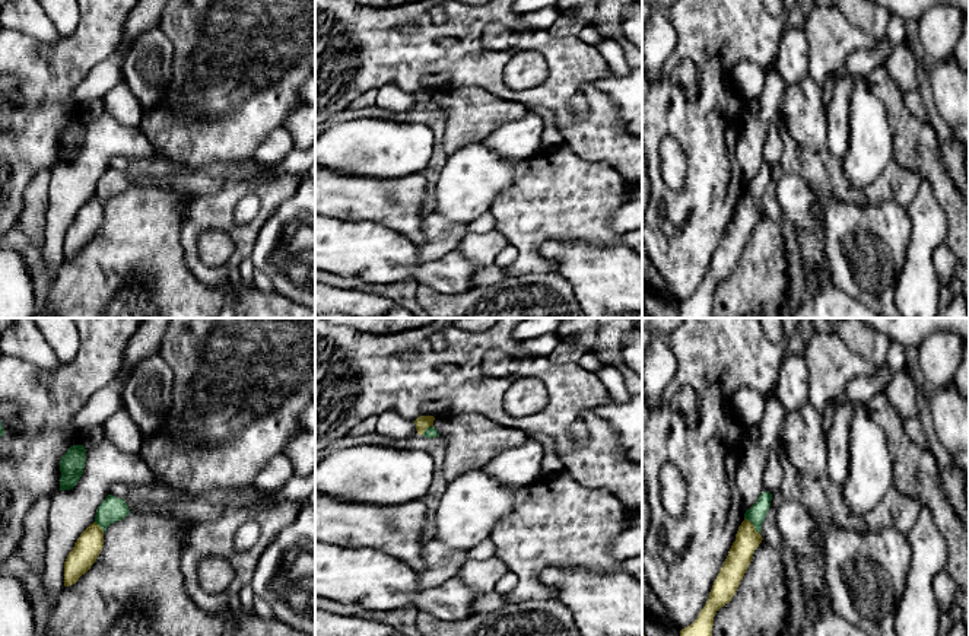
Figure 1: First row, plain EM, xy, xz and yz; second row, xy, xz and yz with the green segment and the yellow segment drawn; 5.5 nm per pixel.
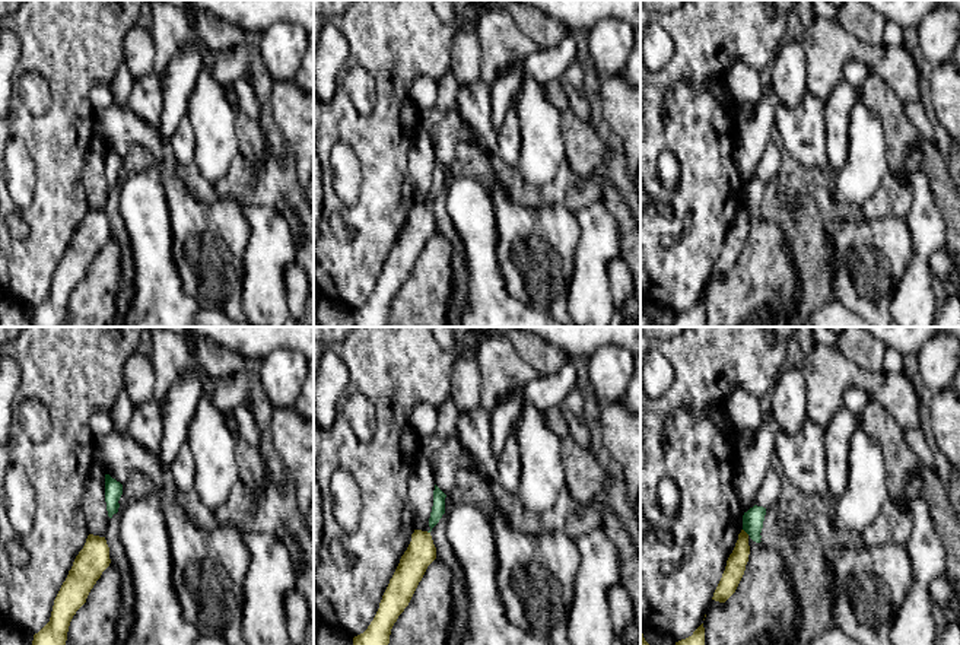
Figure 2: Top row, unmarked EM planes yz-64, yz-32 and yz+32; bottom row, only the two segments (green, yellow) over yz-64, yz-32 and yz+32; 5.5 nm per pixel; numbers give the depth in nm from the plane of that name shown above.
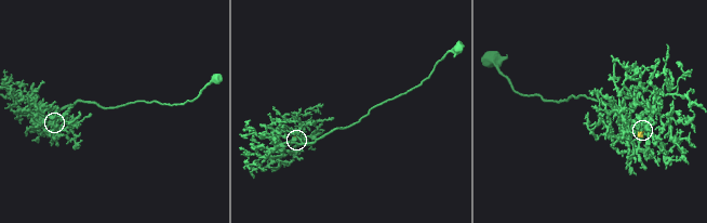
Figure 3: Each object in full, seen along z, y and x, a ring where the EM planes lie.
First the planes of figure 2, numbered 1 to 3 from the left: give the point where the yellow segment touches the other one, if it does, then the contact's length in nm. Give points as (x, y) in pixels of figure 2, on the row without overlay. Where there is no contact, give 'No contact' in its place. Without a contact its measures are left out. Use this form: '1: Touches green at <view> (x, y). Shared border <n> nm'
1: No contact
2: No contact
3: Touches green at yz+32 (746, 205). Shared border 50 nm

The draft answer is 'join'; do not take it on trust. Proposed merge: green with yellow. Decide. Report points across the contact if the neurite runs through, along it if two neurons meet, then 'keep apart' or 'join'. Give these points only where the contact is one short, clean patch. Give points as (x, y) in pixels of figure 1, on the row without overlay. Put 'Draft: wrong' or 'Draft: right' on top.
Draft: wrong
along yz (744, 190), (759, 207) | keep apart

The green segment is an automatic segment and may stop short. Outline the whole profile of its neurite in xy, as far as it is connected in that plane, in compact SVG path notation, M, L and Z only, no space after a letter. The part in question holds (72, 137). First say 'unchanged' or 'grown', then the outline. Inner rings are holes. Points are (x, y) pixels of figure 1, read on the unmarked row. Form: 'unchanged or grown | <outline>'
unchanged | M73 118L60 133L60 163L73 162L83 147L86 123L83 118Z

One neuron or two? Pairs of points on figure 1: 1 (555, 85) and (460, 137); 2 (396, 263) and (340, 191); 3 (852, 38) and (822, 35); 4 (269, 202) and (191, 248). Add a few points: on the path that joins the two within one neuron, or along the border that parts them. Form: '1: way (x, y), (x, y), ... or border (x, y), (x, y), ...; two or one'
1: border (489, 92), (504, 99), (521, 102), (527, 108); two
2: border (330, 215), (339, 219), (372, 220), (397, 231); two
3: way (845, 38), (829, 35); one
4: way (245, 188), (237, 188), (200, 225); one

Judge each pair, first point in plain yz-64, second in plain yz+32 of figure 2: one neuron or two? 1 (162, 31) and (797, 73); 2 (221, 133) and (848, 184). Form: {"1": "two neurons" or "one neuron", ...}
{"1": "two neurons", "2": "one neuron"}

